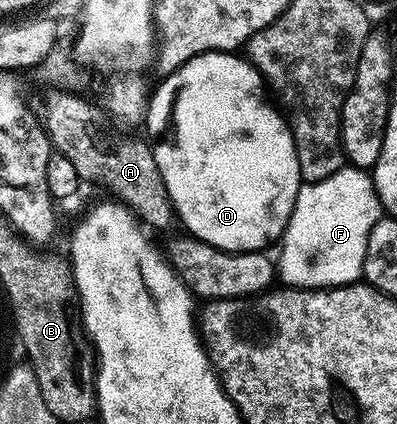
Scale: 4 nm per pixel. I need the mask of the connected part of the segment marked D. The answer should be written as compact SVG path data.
M203 52L198 57L190 58L178 70L167 73L148 104L148 132L152 136L160 136L160 141L151 145L154 162L158 162L158 174L162 174L162 182L166 182L166 190L170 194L170 202L179 223L188 227L187 235L223 252L259 252L267 249L267 244L275 245L278 238L283 236L285 223L292 213L293 199L300 193L302 181L298 170L298 158L292 151L292 136L286 130L283 115L278 114L275 107L268 108L267 102L260 100L259 94L256 93L260 84L262 88L260 72L253 68L251 60L236 58L236 52Z

